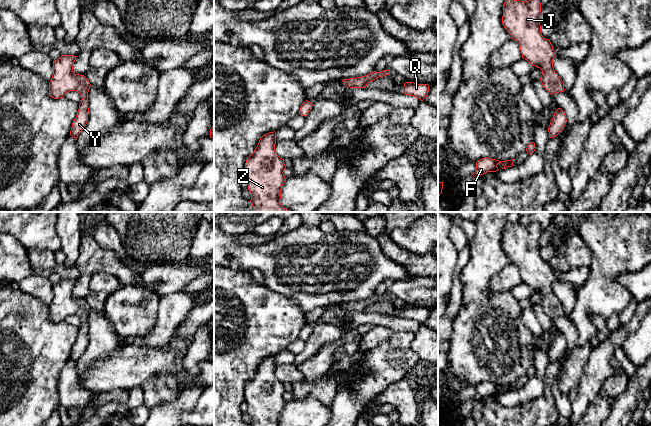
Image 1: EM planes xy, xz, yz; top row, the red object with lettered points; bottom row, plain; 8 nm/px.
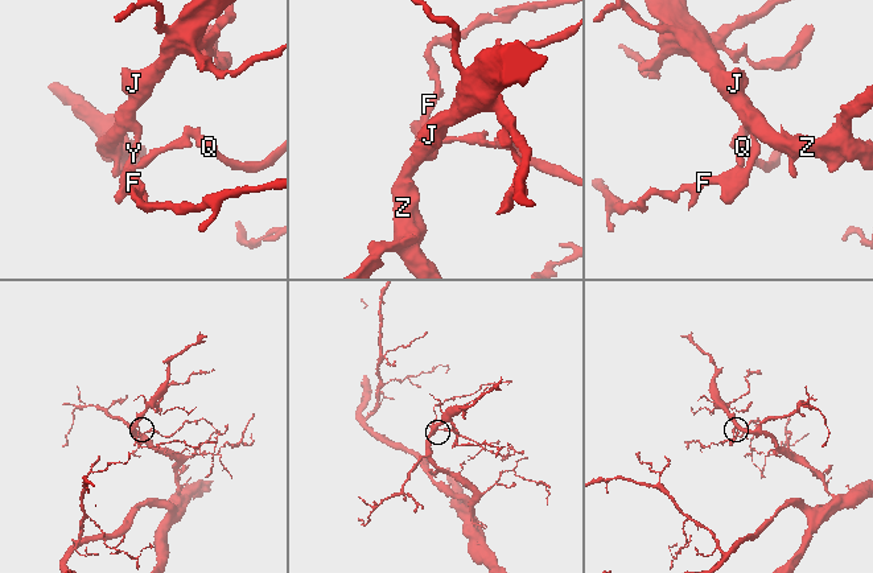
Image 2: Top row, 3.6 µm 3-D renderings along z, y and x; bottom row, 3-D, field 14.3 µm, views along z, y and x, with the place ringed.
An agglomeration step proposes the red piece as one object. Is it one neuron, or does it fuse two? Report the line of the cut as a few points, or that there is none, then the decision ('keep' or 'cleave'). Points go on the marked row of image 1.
cut none; keep

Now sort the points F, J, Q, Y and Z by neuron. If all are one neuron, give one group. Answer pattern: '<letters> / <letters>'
F J Q Y Z

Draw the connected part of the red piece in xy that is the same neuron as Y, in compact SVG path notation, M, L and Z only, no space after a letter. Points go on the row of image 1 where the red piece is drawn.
M62 55L53 61L53 75L49 82L49 96L54 99L63 98L69 91L76 91L81 95L82 100L70 131L70 135L77 139L88 122L88 92L91 84L84 75L73 72L76 57L74 55Z

